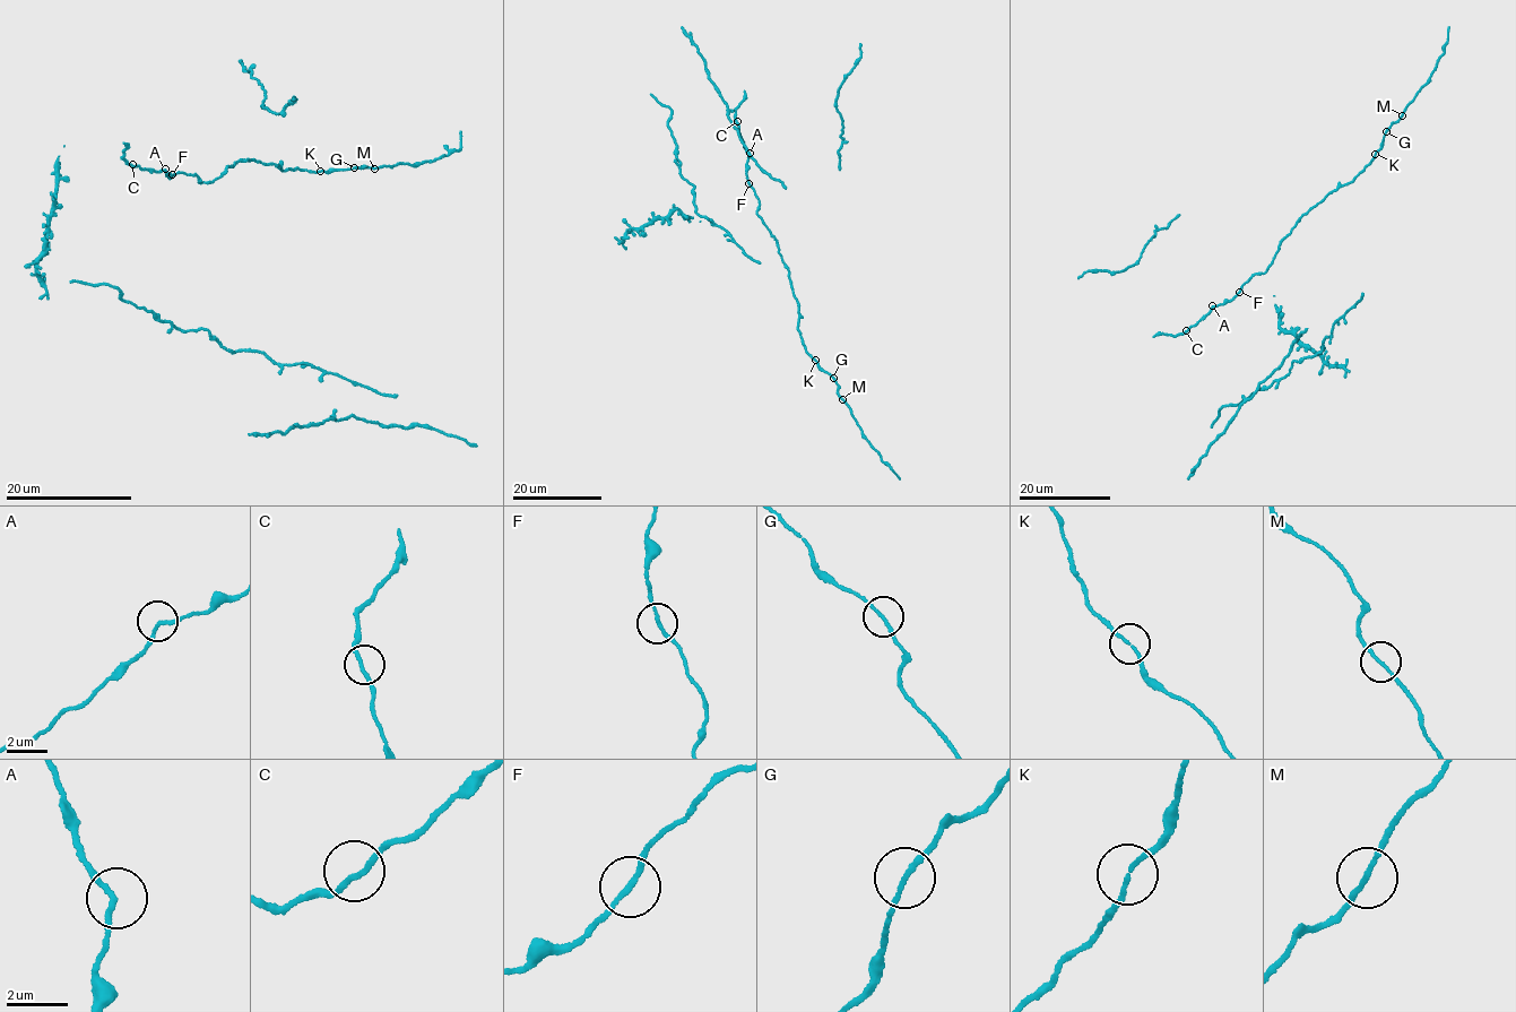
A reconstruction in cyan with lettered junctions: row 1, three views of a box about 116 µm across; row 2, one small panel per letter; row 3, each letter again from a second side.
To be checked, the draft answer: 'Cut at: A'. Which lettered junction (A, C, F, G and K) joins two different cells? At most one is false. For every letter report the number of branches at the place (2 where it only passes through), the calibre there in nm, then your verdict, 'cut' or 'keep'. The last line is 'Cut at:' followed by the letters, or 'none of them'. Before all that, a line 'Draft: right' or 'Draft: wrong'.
Draft: wrong
A: branches 2; calibre 170 nm; keep
C: branches 2; calibre 170 nm; keep
F: branches 2; calibre 160 nm; keep
G: branches 2; calibre 150 nm; cut
K: branches 2; calibre 120 nm; keep
Cut at: G

